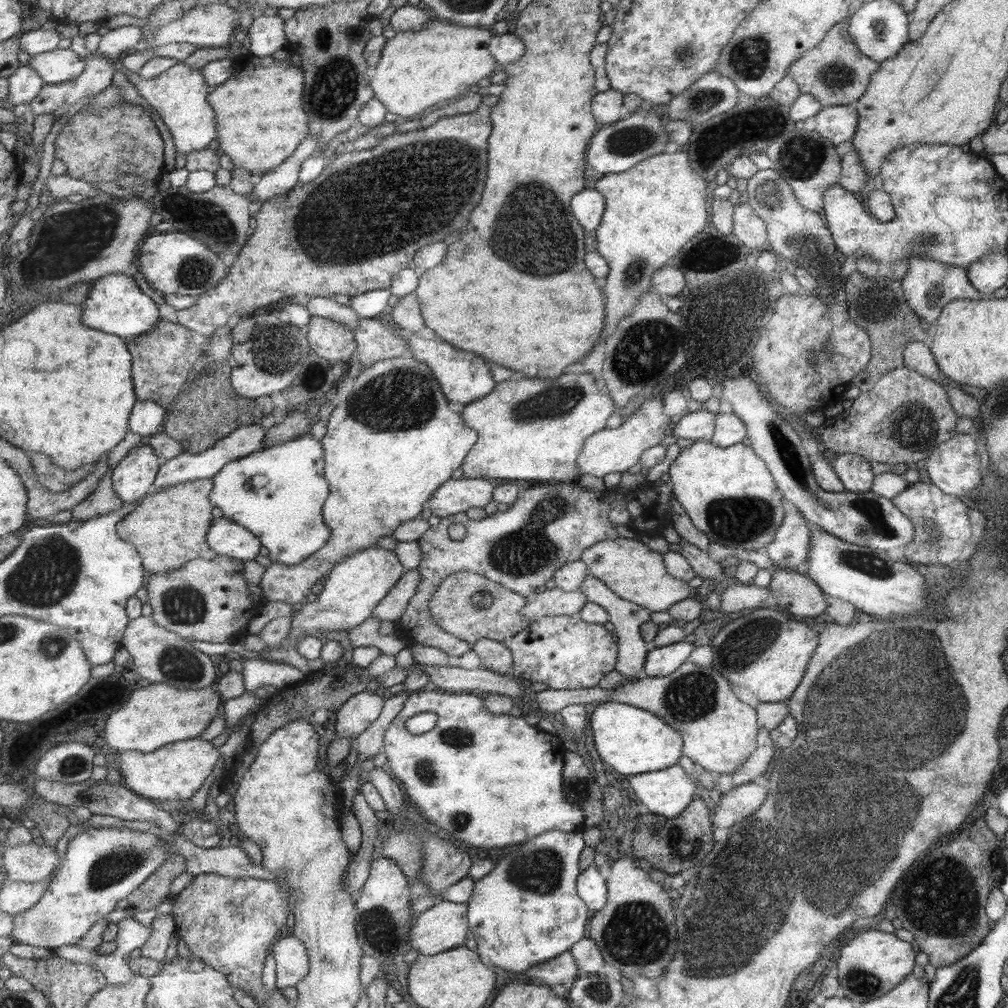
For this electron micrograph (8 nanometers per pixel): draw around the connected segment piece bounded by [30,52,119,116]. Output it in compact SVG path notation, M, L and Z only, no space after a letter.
M99 52L91 53L87 58L87 68L75 81L62 84L45 84L41 92L30 102L35 116L51 114L61 106L73 107L88 96L96 96L109 88L113 74L119 72L112 64L112 59Z

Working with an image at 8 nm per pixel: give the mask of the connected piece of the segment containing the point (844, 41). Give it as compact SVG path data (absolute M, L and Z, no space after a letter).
M843 21L832 26L816 48L808 50L795 60L790 67L789 75L793 77L801 93L813 96L823 108L848 105L858 100L866 92L870 78L877 70L878 63L867 58L867 55L858 49L850 37L848 22Z

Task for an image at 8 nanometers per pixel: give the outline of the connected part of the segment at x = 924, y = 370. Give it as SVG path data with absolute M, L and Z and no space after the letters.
M913 341L906 344L902 352L902 361L907 368L925 375L927 378L935 377L937 380L944 380L950 383L947 377L943 377L936 365L934 356L929 350L929 345L925 341Z

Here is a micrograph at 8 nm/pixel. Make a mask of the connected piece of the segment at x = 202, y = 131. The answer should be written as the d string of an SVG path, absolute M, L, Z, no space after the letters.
M179 62L152 80L141 78L140 74L128 72L128 80L147 101L150 110L155 110L167 126L175 142L177 153L187 156L190 152L207 148L218 138L218 114L210 103L210 91L203 69Z

